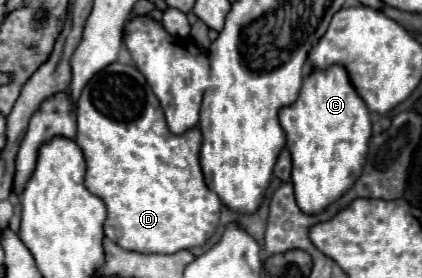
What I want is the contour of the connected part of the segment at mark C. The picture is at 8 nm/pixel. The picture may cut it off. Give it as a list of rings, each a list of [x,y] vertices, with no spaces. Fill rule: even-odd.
[[[330,66],[328,70],[318,70],[306,76],[298,100],[292,106],[280,110],[280,124],[286,130],[286,146],[292,154],[292,186],[296,204],[304,214],[320,214],[324,208],[328,208],[328,204],[336,202],[344,192],[348,192],[348,188],[352,188],[364,168],[372,132],[370,112],[350,84],[346,70],[342,66]]]

